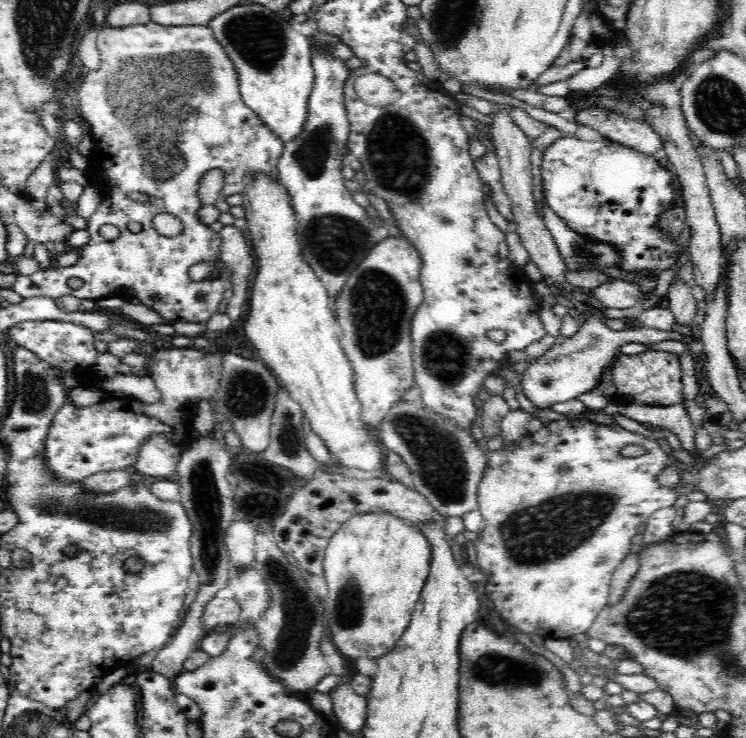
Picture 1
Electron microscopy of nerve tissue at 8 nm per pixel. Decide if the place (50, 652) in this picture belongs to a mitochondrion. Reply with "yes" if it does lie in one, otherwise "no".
no

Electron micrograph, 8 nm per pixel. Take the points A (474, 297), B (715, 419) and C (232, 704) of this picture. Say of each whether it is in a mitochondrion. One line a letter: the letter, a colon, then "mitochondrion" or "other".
A: other
B: other
C: mitochondrion

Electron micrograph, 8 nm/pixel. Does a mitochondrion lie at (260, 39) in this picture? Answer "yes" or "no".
yes

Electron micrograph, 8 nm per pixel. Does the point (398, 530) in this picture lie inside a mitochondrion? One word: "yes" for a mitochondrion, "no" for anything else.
no

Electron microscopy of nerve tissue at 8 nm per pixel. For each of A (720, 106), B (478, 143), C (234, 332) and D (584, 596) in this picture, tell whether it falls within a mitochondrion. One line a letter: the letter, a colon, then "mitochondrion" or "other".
A: mitochondrion
B: other
C: other
D: other

